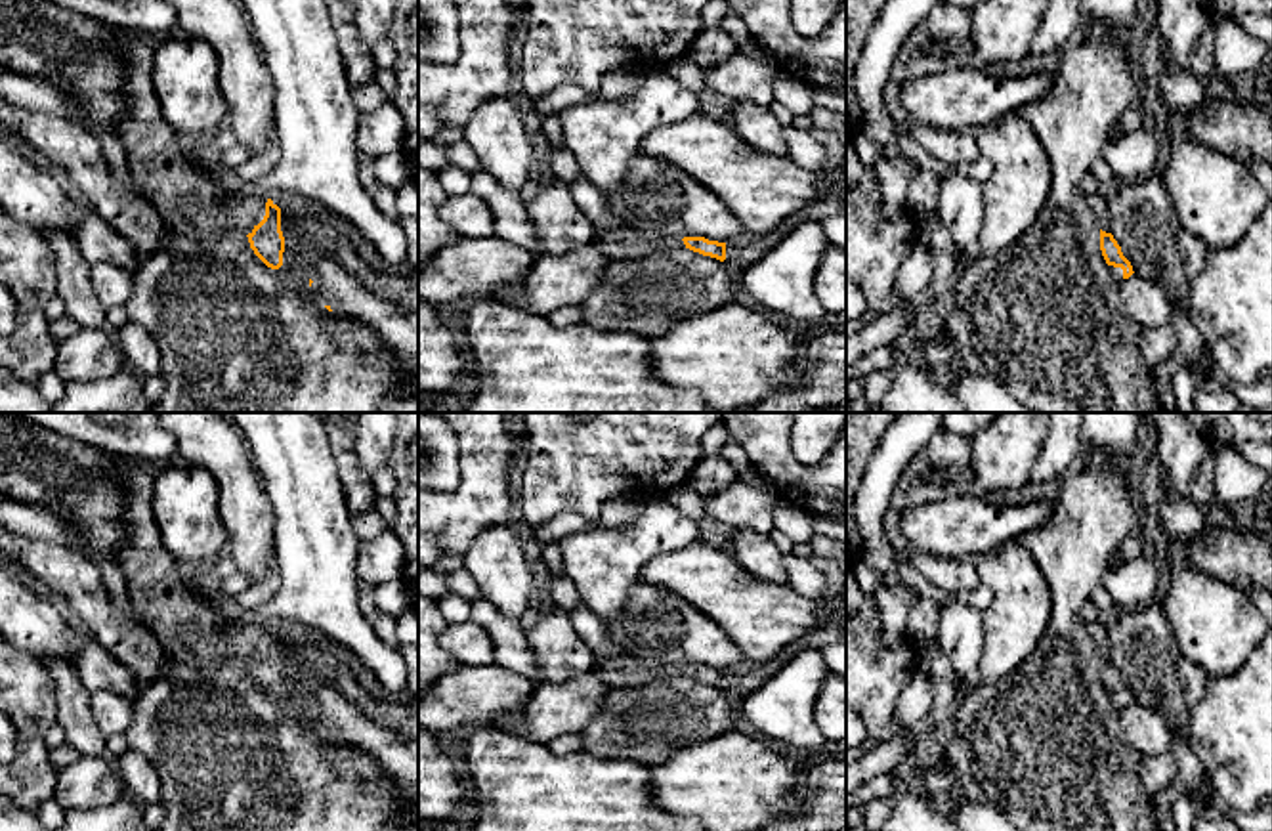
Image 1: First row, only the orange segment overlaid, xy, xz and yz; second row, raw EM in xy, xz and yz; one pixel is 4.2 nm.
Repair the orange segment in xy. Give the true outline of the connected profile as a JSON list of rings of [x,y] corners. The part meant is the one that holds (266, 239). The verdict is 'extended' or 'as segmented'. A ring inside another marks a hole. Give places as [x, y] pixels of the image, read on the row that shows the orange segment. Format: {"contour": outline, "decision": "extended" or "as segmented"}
{"contour": [[[101,23],[122,57],[124,115],[117,126],[130,174],[170,231],[202,239],[229,229],[246,235],[254,254],[285,269],[281,208],[252,189],[222,191],[189,159],[187,141],[166,122],[153,88],[153,40]]], "decision": "extended"}

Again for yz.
{"contour": [[[1098,191],[1098,193],[1091,195],[1089,199],[1091,199],[1091,206],[1094,210],[1096,222],[1100,225],[1102,256],[1104,256],[1106,264],[1110,266],[1113,279],[1121,285],[1125,279],[1129,279],[1134,273],[1133,266],[1123,256],[1121,246],[1110,233],[1110,210],[1106,204],[1104,191]]], "decision": "extended"}

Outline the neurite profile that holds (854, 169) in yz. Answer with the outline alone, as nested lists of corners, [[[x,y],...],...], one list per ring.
[[[846,134],[846,185],[858,185],[863,180],[865,168],[858,157],[856,147],[852,145],[850,136]]]

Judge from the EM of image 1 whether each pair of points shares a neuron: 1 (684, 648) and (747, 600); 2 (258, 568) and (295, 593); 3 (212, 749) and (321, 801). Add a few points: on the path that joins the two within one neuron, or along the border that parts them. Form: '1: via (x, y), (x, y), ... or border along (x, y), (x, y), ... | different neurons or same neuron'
1: border along (680, 598), (703, 612), (743, 658) | different neurons
2: border along (274, 511), (275, 556) | different neurons
3: via (239, 774), (266, 801), (295, 801) | same neuron

